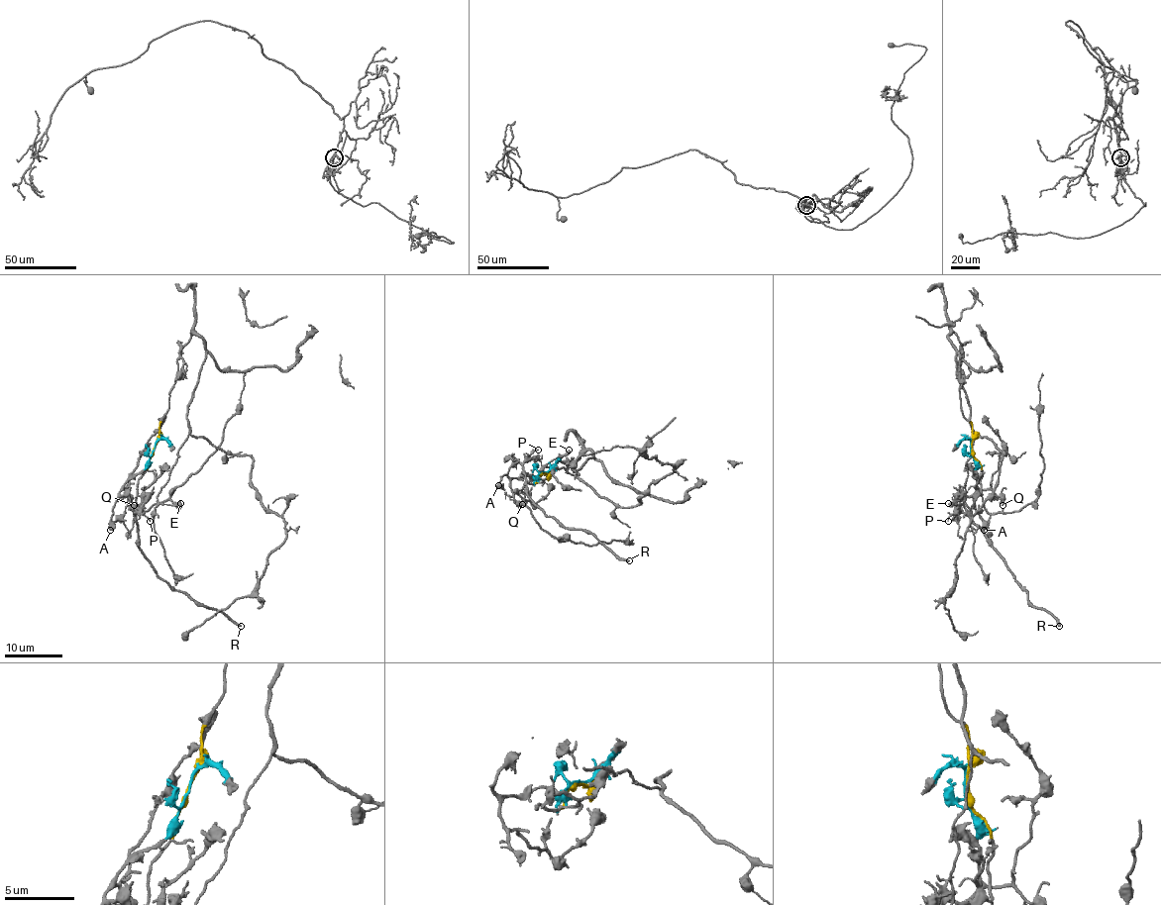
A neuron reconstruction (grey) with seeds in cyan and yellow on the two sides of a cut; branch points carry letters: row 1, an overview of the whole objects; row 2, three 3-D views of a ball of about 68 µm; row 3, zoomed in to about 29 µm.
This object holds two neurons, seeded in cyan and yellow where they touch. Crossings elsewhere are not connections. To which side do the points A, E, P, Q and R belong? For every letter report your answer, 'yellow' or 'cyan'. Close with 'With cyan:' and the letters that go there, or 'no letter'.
A: cyan
E: yellow
P: cyan
Q: cyan
R: cyan
With cyan: A, P, Q, R

